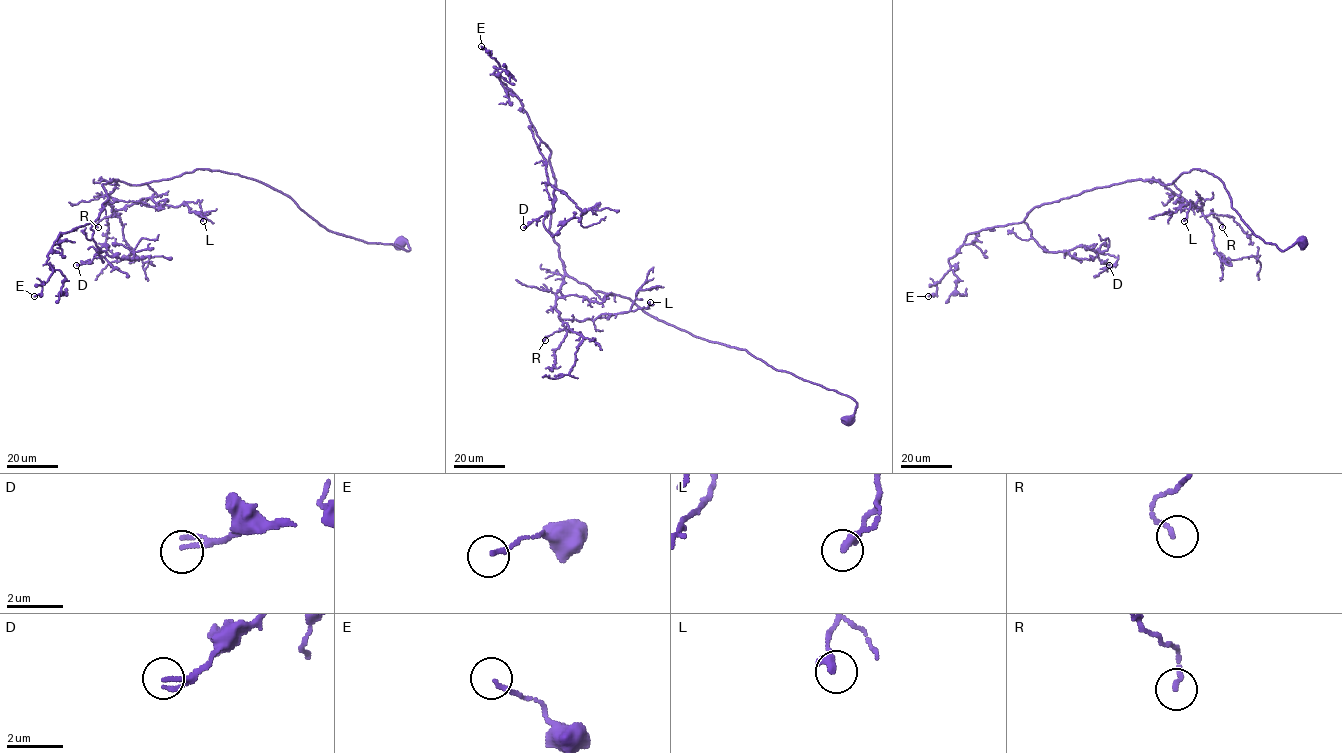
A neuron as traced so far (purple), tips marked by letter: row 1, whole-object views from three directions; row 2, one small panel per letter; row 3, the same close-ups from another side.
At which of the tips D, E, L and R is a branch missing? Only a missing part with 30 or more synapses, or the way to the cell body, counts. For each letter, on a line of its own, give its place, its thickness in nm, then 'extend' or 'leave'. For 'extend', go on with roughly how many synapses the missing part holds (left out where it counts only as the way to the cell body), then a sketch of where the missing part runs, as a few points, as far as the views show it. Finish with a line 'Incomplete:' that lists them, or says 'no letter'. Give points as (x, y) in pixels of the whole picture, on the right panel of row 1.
D: at (1109, 265); 110 nm thick; leave
E: at (928, 296); 140 nm thick; leave
L: at (1184, 221); 320 nm thick; leave
R: at (1222, 227); 140 nm thick; leave
Incomplete: no letter

